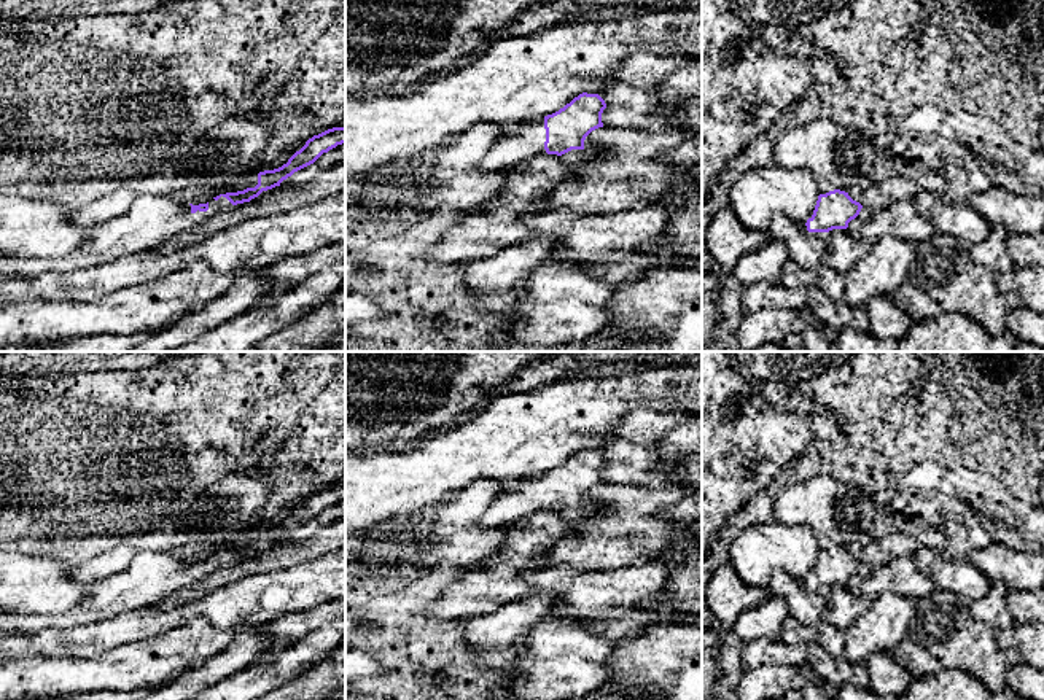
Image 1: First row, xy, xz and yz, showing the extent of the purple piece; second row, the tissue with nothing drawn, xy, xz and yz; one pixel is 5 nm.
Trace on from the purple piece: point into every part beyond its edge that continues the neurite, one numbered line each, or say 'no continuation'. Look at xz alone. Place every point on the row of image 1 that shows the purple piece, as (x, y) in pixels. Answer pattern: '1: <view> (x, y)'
1: xz (525, 140)

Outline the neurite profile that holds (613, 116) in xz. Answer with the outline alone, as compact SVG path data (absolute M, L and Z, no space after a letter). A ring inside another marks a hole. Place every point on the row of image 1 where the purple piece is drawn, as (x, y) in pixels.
M637 54L624 60L622 67L613 75L614 83L598 92L606 103L602 113L603 126L633 127L651 134L672 132L676 124L676 118L672 113L683 107L680 102L659 99L657 89L668 73L691 65L702 67L702 57L683 54Z

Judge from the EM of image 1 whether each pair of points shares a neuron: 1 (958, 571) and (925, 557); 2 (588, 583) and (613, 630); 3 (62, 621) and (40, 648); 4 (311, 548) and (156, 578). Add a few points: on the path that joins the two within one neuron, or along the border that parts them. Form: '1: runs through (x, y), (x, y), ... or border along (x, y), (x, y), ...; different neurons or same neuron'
1: runs through (950, 571), (939, 571), (933, 565); same neuron
2: runs through (597, 594), (613, 611), (613, 619); same neuron
3: border along (72, 627), (43, 629), (27, 635); different neurons
4: border along (257, 552), (215, 567), (191, 586); different neurons

